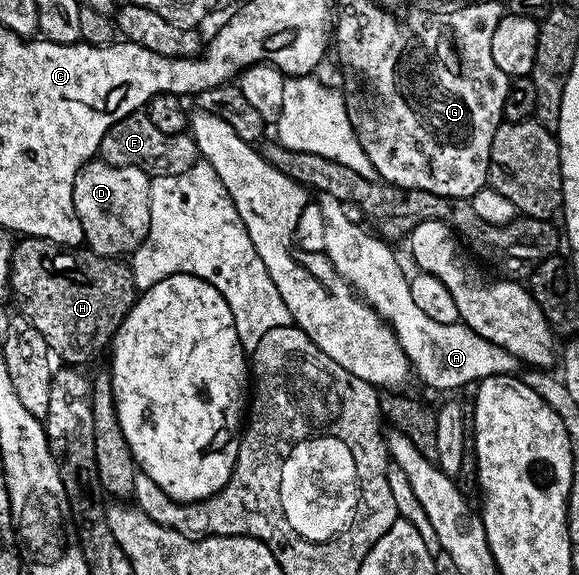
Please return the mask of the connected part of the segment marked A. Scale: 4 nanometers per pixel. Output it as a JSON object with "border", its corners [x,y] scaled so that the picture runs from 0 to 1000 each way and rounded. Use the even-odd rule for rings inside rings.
{"border":[[[563,339],[551,346],[553,376],[560,381],[560,443],[608,506],[677,569],[677,579],[687,588],[720,656],[725,652],[746,675],[801,675],[841,654],[876,654],[893,645],[895,628],[888,616],[832,588],[800,560],[772,563],[750,560],[750,553],[739,551],[708,513],[712,489],[706,475],[698,475],[689,449],[677,440],[679,426],[634,395],[629,398],[613,390],[601,377],[603,363],[589,350]]]}

